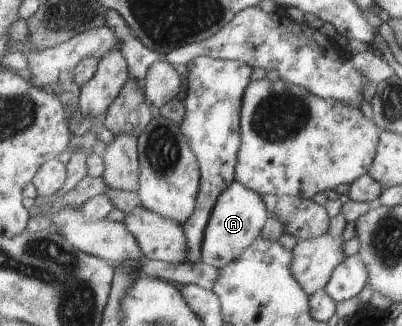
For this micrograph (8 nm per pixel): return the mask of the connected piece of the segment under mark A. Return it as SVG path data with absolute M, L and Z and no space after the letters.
M232 182L228 189L218 198L211 213L205 238L202 242L201 261L217 267L219 270L229 263L243 257L250 246L262 235L266 221L270 219L262 197L257 191L244 187L240 182Z

